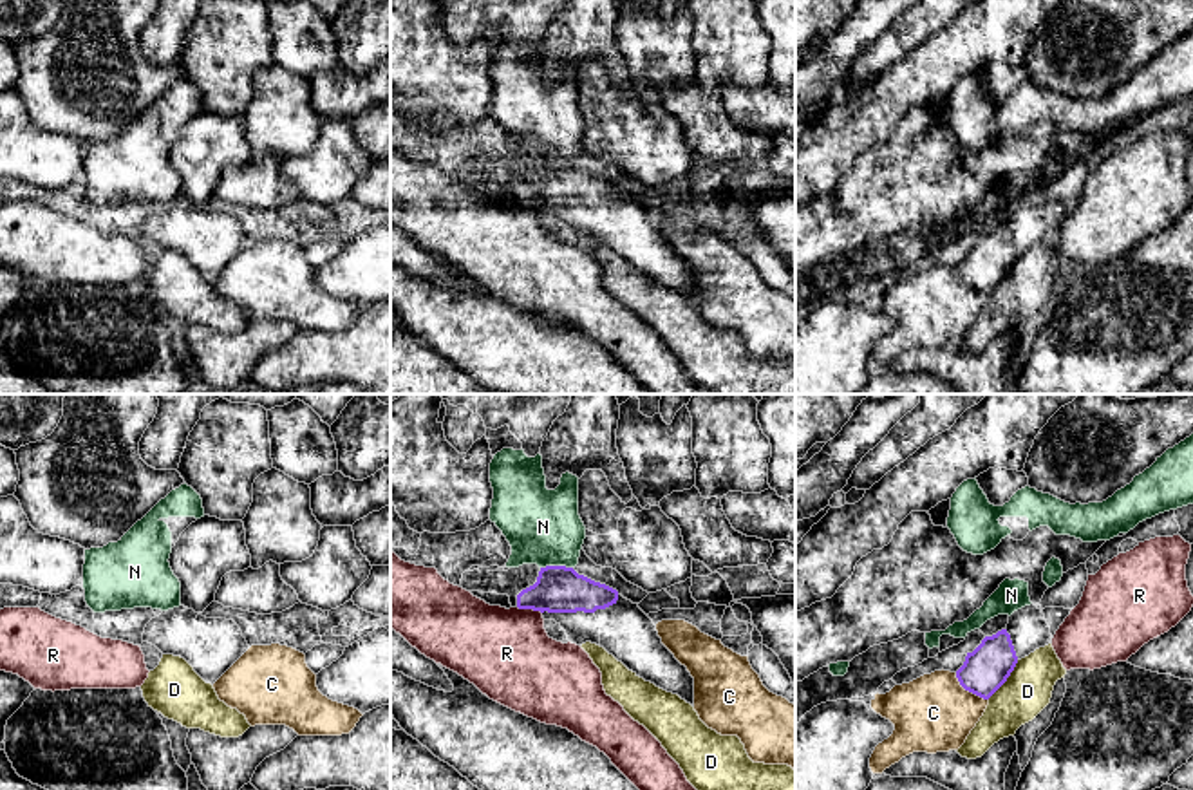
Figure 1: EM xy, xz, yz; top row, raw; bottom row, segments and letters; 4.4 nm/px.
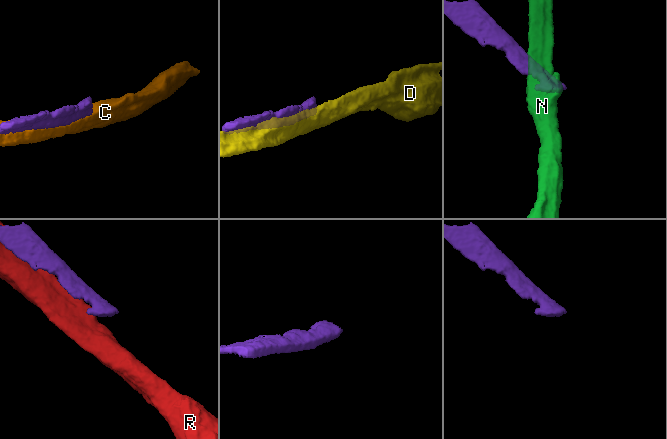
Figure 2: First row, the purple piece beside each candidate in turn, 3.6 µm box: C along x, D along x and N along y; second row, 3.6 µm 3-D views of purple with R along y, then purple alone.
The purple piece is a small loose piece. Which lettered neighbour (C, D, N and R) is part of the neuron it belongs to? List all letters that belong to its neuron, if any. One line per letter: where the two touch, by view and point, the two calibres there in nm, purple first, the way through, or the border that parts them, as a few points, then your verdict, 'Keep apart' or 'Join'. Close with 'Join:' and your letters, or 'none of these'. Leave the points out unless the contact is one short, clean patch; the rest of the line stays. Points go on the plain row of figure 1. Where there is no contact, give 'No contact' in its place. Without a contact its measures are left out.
C: Touches purple at yz (969, 286). Thickness 200 nm (purple) against 340 nm. Keep apart
D: Touches purple at yz (1005, 275). Thickness 200 nm (purple) against 220 nm. Keep apart
N: Touches purple at xz (555, 161). Thickness 200 nm (purple) against 340 nm. Boundary: xz (572, 161), (541, 163). Keep apart
R: Touches purple at xz (530, 203). Thickness 200 nm (purple) against 400 nm. Keep apart
Join: none of these

